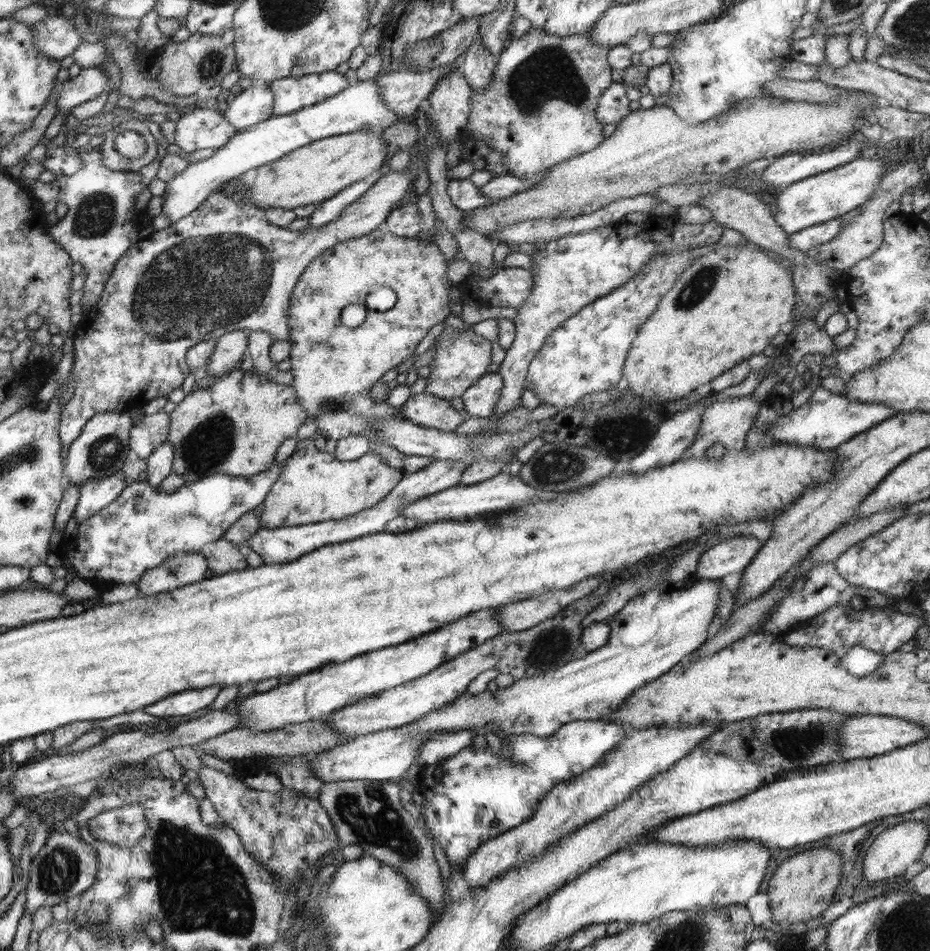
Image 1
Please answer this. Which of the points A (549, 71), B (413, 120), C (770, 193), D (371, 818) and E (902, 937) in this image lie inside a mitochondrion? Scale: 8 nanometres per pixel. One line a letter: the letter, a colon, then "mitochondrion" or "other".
A: mitochondrion
B: other
C: other
D: mitochondrion
E: mitochondrion

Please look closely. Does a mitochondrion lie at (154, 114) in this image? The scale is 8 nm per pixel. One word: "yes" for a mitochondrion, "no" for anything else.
no

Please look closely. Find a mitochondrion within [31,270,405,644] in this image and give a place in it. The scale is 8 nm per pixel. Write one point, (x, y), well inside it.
(208, 445)

